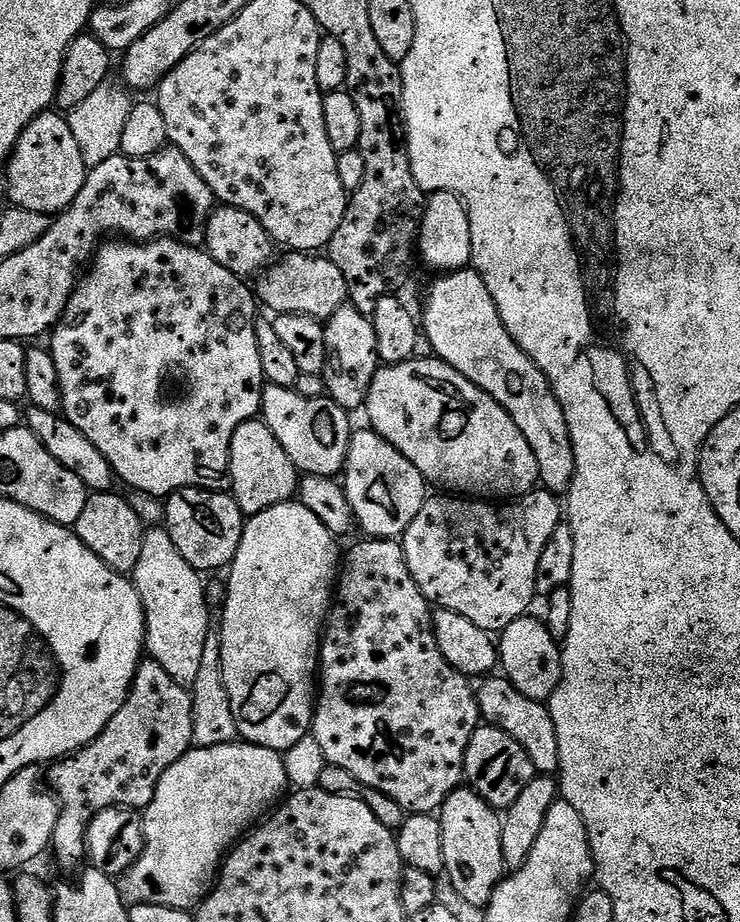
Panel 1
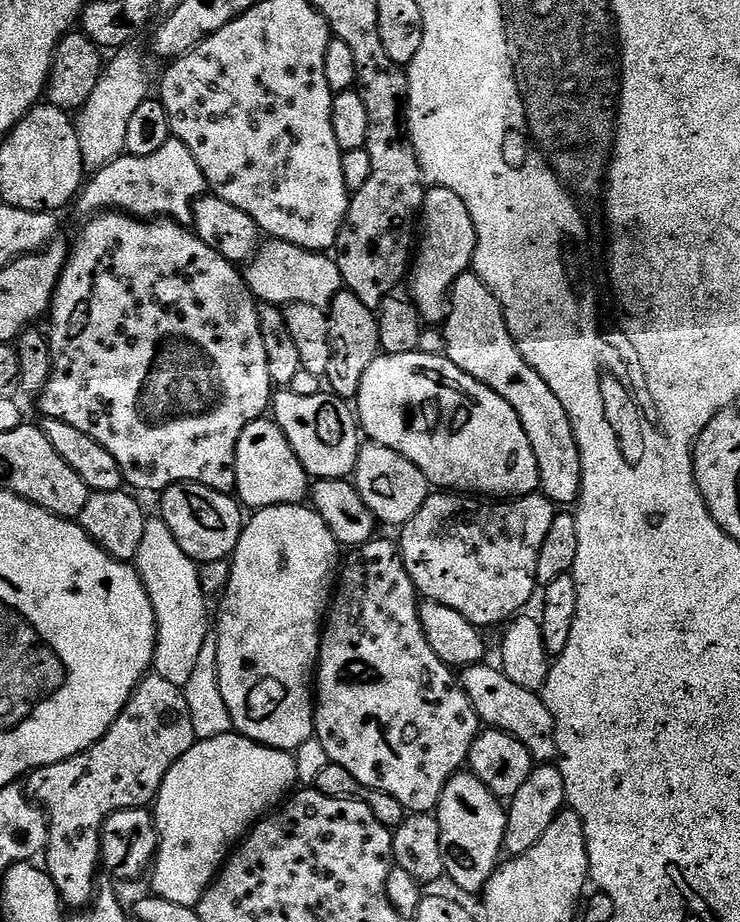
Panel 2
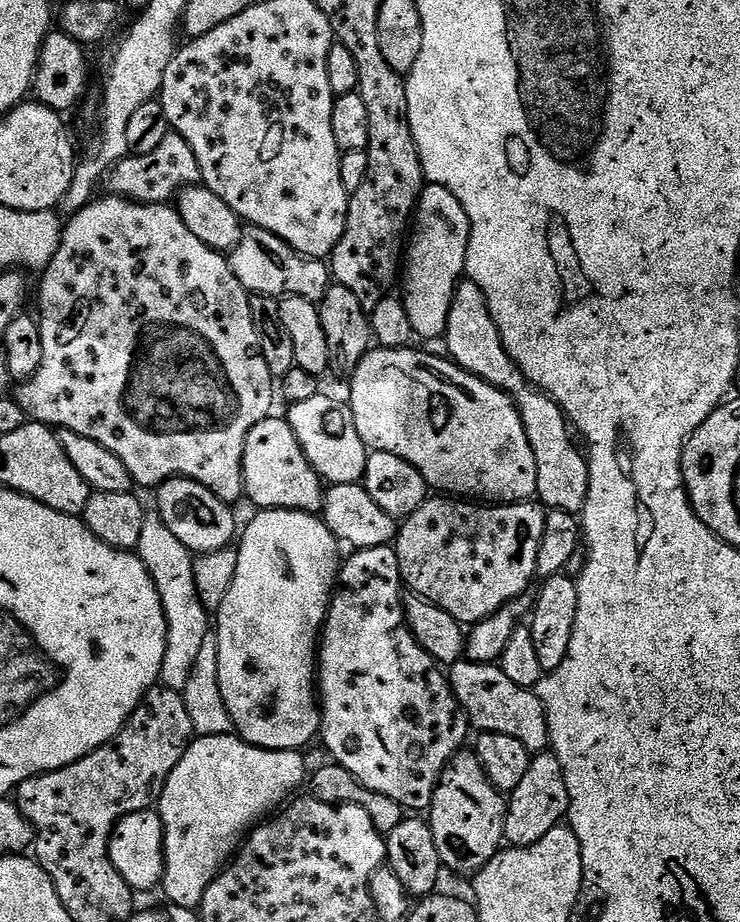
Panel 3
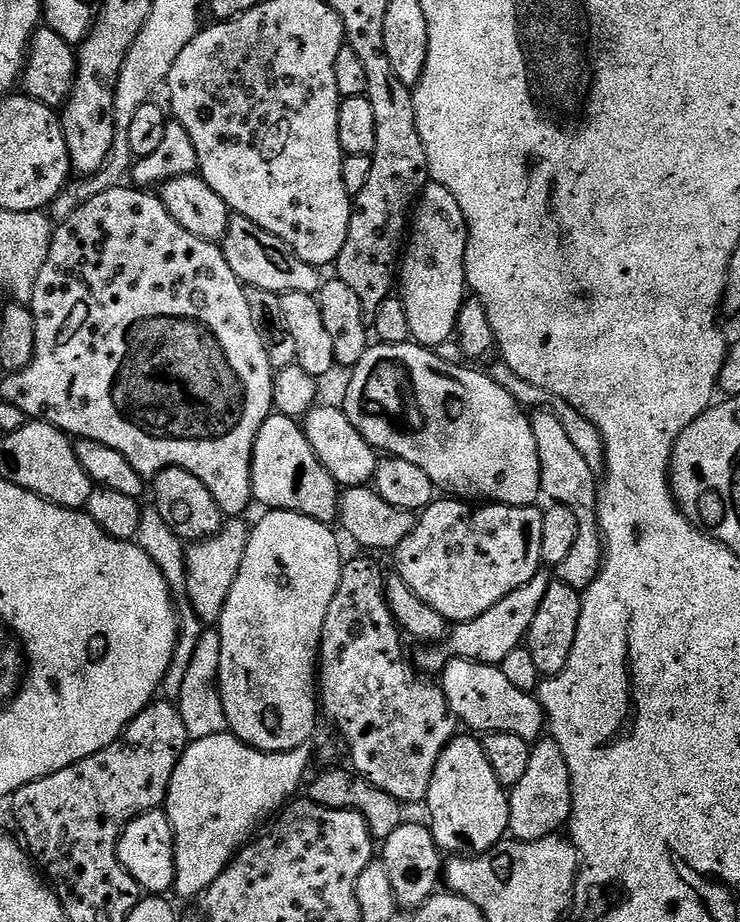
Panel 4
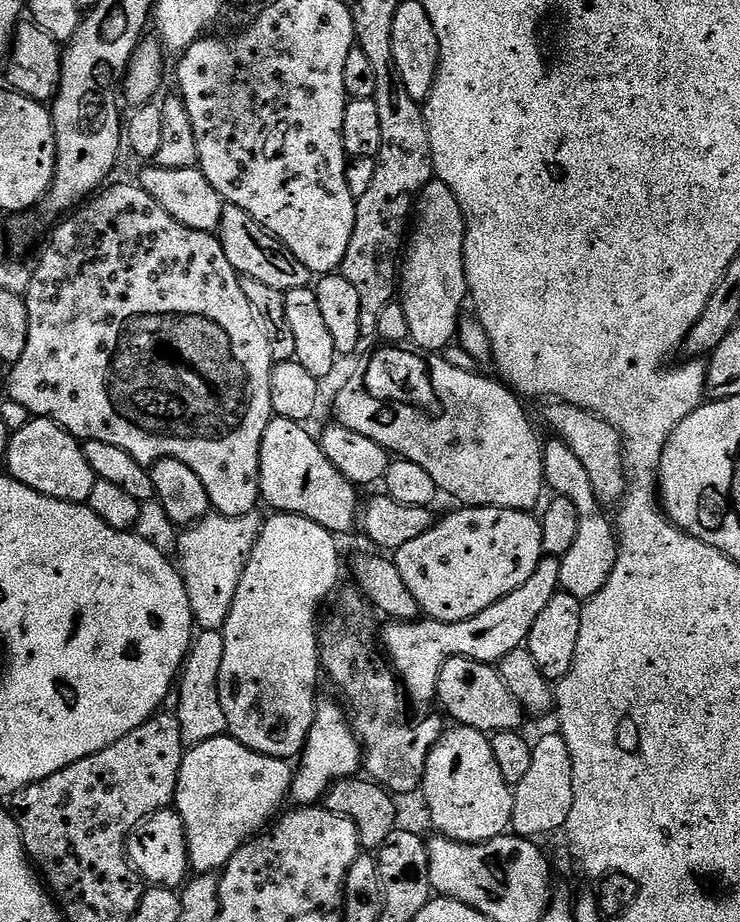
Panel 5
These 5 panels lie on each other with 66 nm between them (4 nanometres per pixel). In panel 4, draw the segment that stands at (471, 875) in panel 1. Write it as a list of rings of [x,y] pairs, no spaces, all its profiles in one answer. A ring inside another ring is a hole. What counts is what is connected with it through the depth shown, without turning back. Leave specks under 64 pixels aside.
[[[457,735],[442,750],[430,778],[427,808],[432,837],[444,854],[483,854],[509,835],[508,792],[498,782],[484,745],[475,735]]]

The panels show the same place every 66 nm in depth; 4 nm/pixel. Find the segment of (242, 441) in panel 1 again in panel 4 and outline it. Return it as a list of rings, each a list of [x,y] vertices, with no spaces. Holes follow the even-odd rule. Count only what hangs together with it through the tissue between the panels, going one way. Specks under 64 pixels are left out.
[[[273,414],[266,418],[266,422],[262,422],[262,430],[258,430],[258,438],[252,451],[252,495],[257,505],[265,504],[265,509],[277,512],[297,512],[306,518],[314,518],[332,526],[338,520],[341,491],[341,485],[322,466],[304,436],[303,427],[293,417]]]

